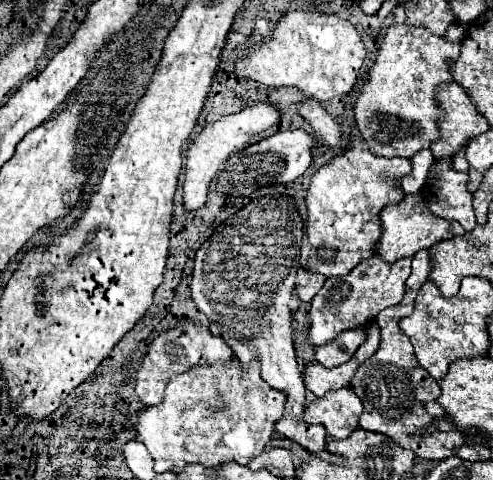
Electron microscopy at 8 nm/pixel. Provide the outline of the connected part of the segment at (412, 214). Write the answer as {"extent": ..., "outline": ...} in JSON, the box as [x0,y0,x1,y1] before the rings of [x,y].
{"extent":[376,193,466,263],"outline":[[[420,193],[408,195],[398,205],[386,205],[380,213],[380,219],[382,219],[384,231],[382,231],[380,245],[376,247],[376,253],[384,255],[384,259],[388,263],[392,263],[400,257],[414,257],[414,253],[424,249],[424,247],[432,247],[438,241],[444,241],[444,239],[450,239],[450,237],[460,237],[460,235],[466,233],[460,227],[460,223],[456,223],[456,221],[450,223],[448,219],[440,219],[440,217],[432,215],[432,211],[428,211],[428,203],[424,203]]]}

